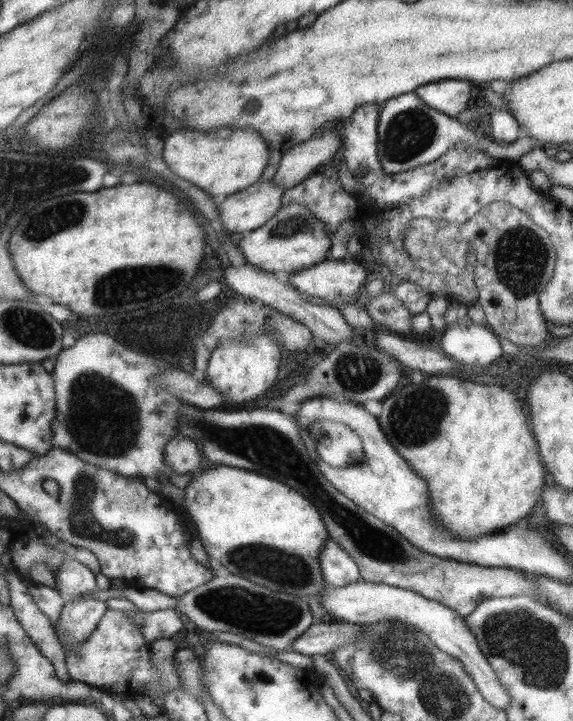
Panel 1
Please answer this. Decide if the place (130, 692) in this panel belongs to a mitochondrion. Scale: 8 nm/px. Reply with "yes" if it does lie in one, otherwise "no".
no

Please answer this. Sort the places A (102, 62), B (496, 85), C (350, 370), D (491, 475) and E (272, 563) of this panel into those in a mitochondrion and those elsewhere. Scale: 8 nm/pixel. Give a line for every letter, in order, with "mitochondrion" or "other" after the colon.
A: mitochondrion
B: other
C: mitochondrion
D: other
E: mitochondrion

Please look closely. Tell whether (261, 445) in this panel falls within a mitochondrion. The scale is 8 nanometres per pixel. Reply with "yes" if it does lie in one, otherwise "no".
yes

